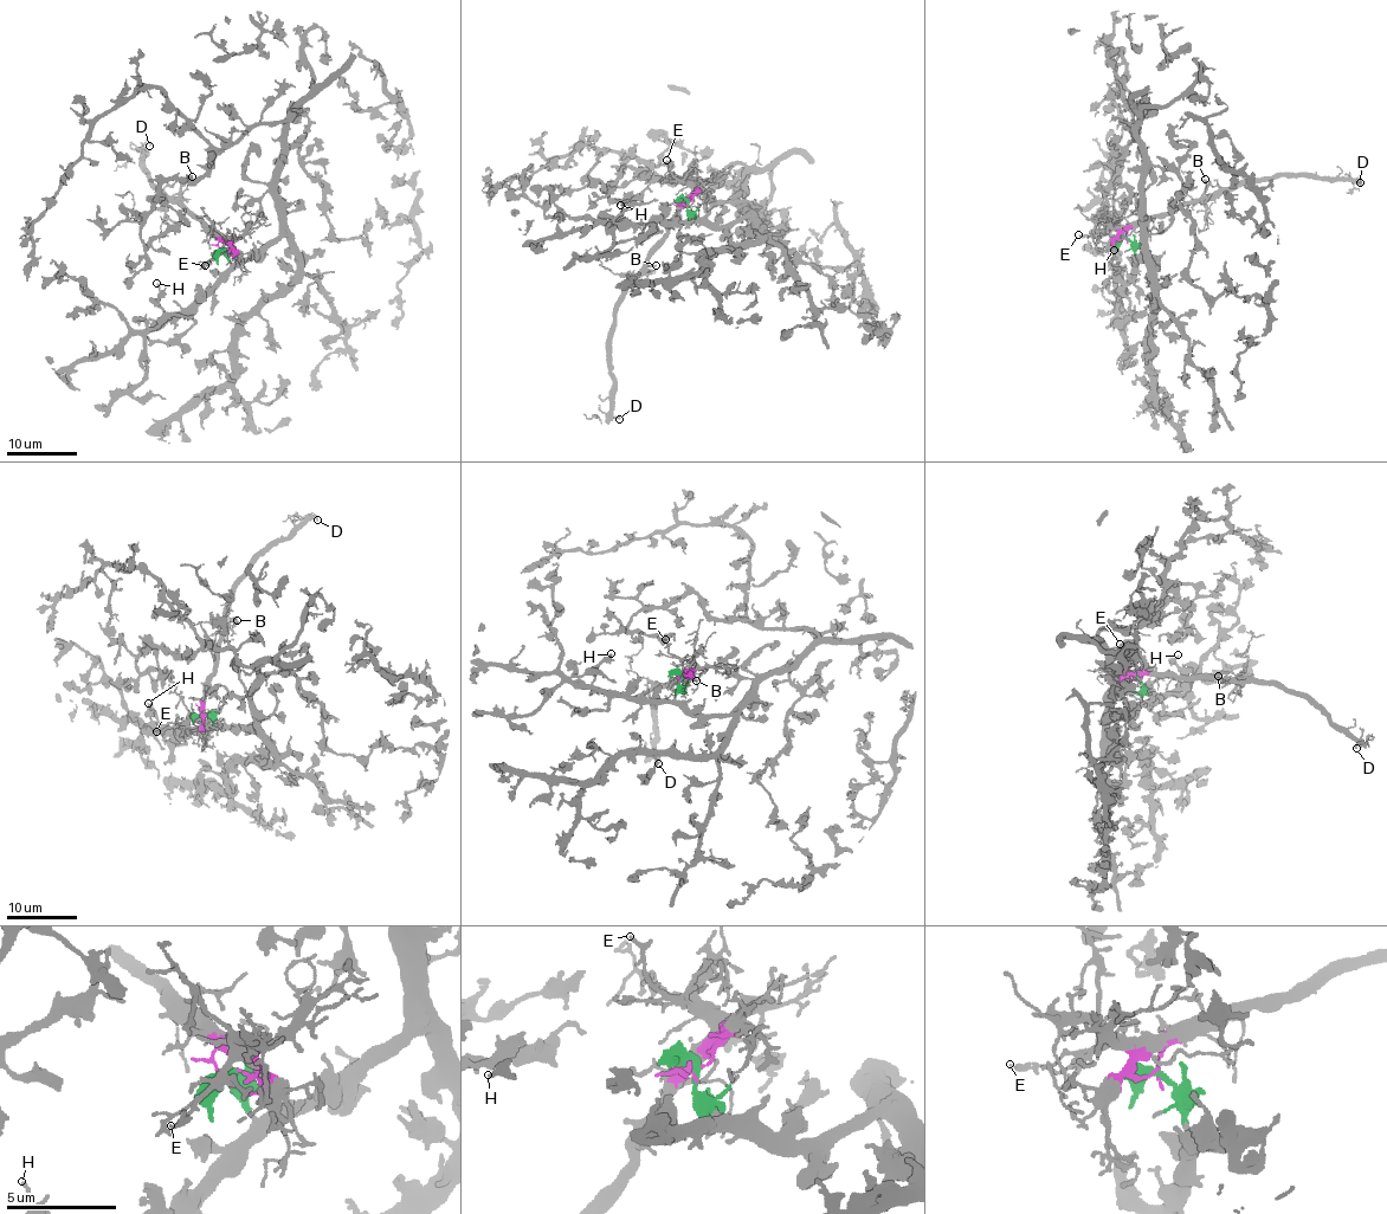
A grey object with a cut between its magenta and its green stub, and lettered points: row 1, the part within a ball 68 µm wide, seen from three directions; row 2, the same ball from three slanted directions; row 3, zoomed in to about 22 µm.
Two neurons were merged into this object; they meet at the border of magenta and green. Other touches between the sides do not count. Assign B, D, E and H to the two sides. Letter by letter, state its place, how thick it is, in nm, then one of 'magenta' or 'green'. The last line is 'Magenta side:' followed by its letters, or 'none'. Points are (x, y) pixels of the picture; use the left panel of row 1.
B: (192, 176) | 190 nm | magenta
D: (149, 146) | 140 nm | magenta
E: (205, 265) | 190 nm | magenta
H: (156, 283) | 160 nm | green
Magenta side: B, D, E

